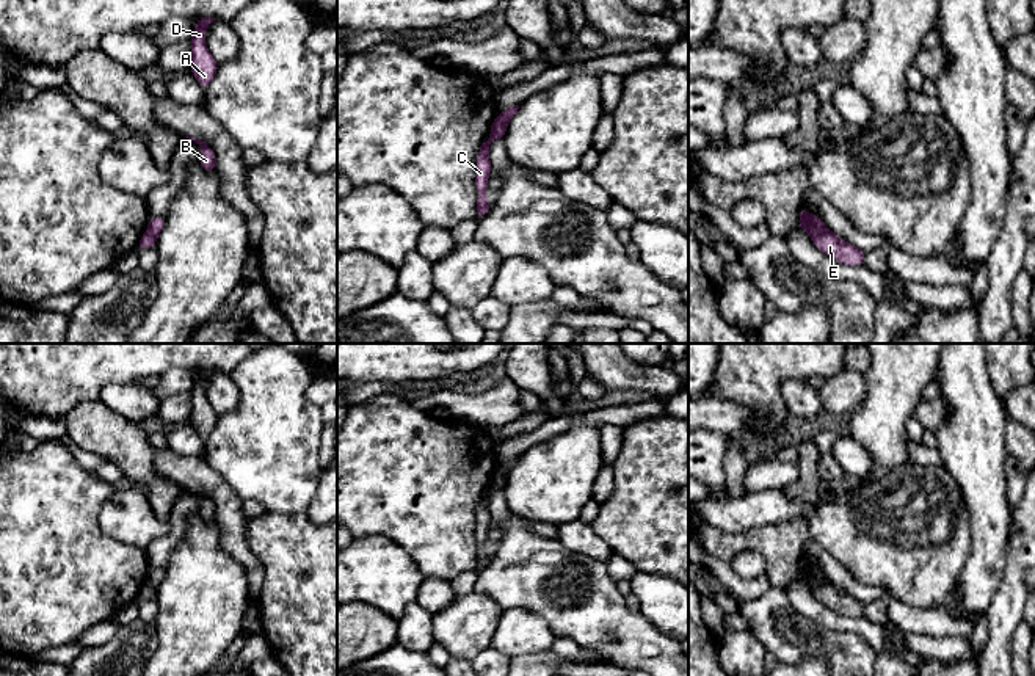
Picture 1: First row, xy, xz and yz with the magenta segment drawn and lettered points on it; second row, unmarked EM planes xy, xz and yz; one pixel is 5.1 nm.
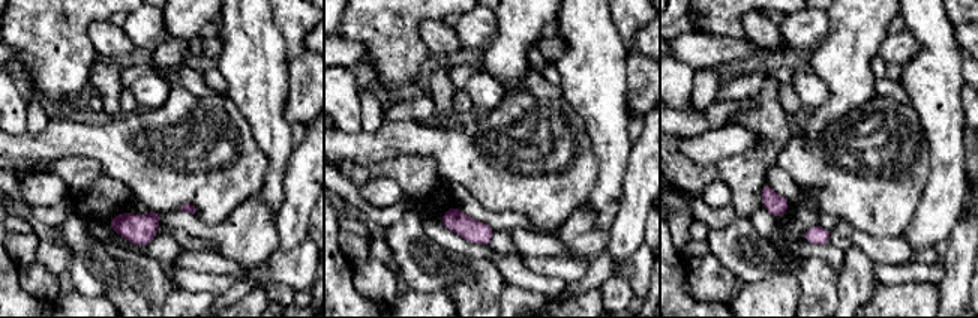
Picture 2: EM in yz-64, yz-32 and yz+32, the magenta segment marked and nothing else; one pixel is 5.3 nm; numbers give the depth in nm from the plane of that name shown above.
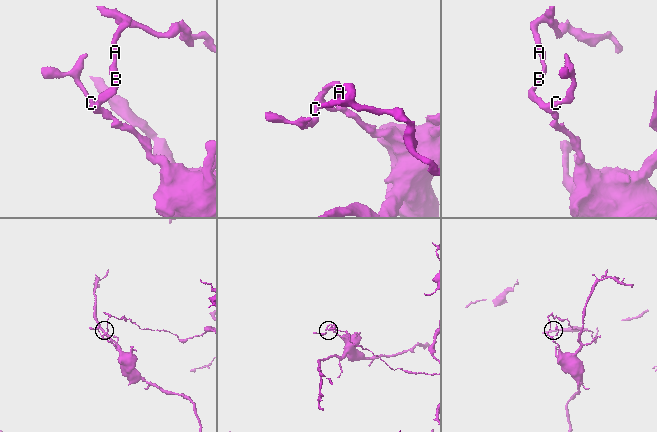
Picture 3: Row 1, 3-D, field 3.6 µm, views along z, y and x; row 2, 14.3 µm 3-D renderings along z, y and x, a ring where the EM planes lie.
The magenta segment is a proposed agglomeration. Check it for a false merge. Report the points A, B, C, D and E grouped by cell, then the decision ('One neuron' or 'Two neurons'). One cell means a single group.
Groups: A B D / C E. Two neurons

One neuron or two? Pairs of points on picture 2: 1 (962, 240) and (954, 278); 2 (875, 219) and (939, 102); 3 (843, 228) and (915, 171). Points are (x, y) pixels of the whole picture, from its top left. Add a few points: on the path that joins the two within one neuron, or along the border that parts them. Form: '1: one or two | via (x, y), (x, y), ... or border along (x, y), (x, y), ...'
1: one | via (962, 249), (959, 269)
2: two | border along (911, 104), (929, 146), (930, 167)
3: two | border along (842, 219), (854, 228)

